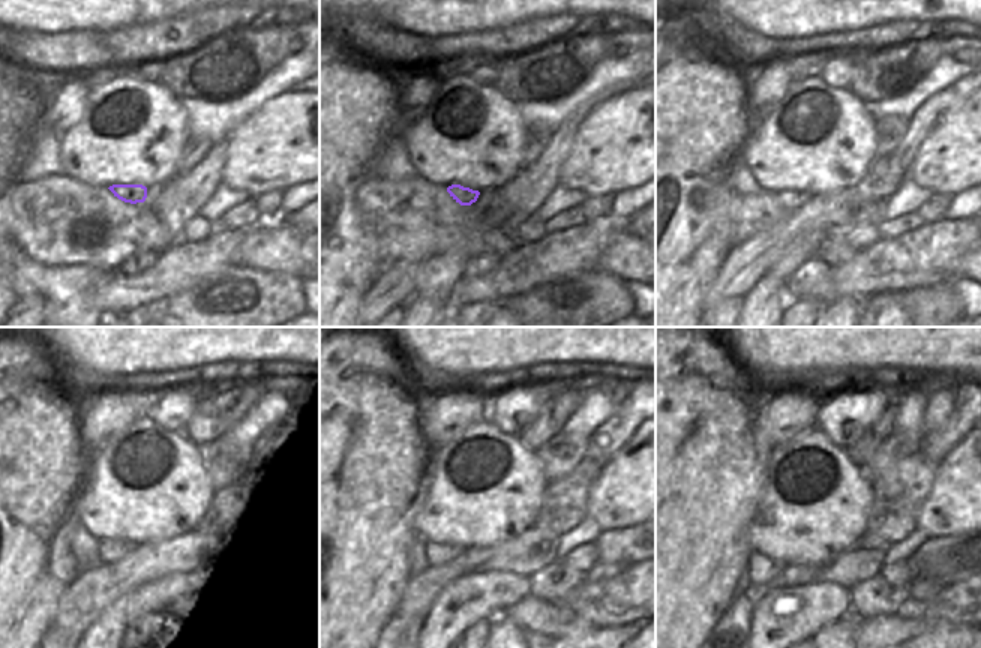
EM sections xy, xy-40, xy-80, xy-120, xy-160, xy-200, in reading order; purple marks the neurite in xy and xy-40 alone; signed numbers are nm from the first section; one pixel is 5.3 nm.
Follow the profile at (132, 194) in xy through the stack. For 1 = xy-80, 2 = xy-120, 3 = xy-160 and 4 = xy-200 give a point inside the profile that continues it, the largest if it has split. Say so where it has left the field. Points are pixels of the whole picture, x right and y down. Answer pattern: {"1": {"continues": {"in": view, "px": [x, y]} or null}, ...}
{"1": {"continues": {"in": "xy-80", "px": [791, 201]}}, "2": {"continues": {"in": "xy-120", "px": [110, 549]}}, "3": {"continues": {"in": "xy-160", "px": [423, 555]}}, "4": {"continues": {"in": "xy-200", "px": [761, 570]}}}

